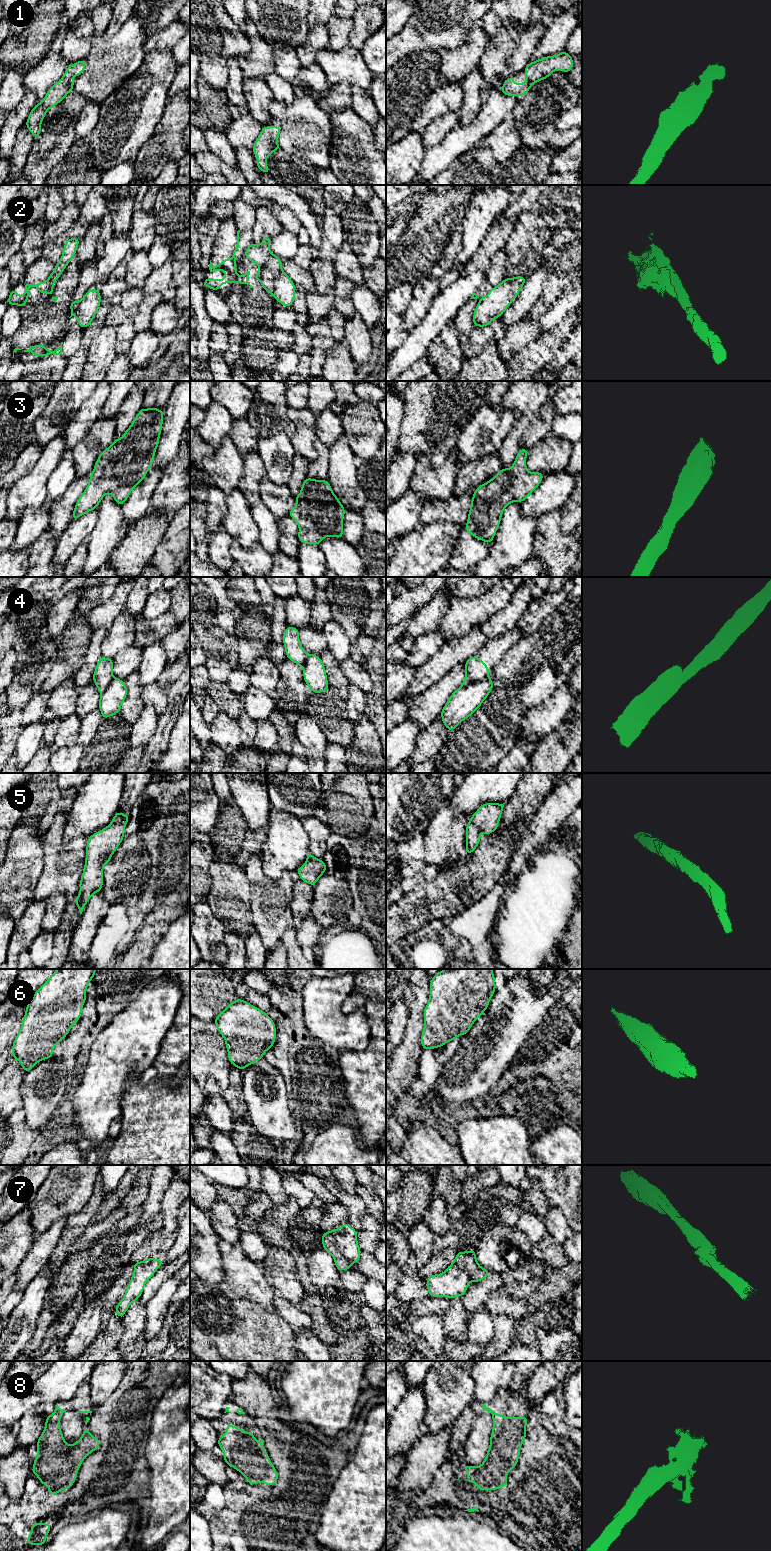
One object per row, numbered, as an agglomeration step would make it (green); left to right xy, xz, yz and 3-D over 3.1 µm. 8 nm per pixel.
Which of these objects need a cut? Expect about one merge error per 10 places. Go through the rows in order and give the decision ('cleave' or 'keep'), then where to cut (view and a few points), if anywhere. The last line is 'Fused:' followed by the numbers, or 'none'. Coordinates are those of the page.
1: keep; cut none
2: keep; cut none
3: keep; cut none
4: cleave; cut yz (487, 675), (461, 686)
5: keep; cut none
6: keep; cut none
7: keep; cut none
8: keep; cut none
Fused: 4

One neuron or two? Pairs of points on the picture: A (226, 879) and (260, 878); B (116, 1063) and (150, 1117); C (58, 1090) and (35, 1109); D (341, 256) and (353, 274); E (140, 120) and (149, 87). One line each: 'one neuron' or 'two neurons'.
A: two neurons
B: two neurons
C: one neuron
D: one neuron
E: one neuron

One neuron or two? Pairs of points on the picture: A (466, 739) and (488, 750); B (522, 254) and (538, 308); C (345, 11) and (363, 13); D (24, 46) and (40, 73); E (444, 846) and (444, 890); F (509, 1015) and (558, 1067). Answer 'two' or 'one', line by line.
A: one
B: one
C: two
D: two
E: two
F: two

